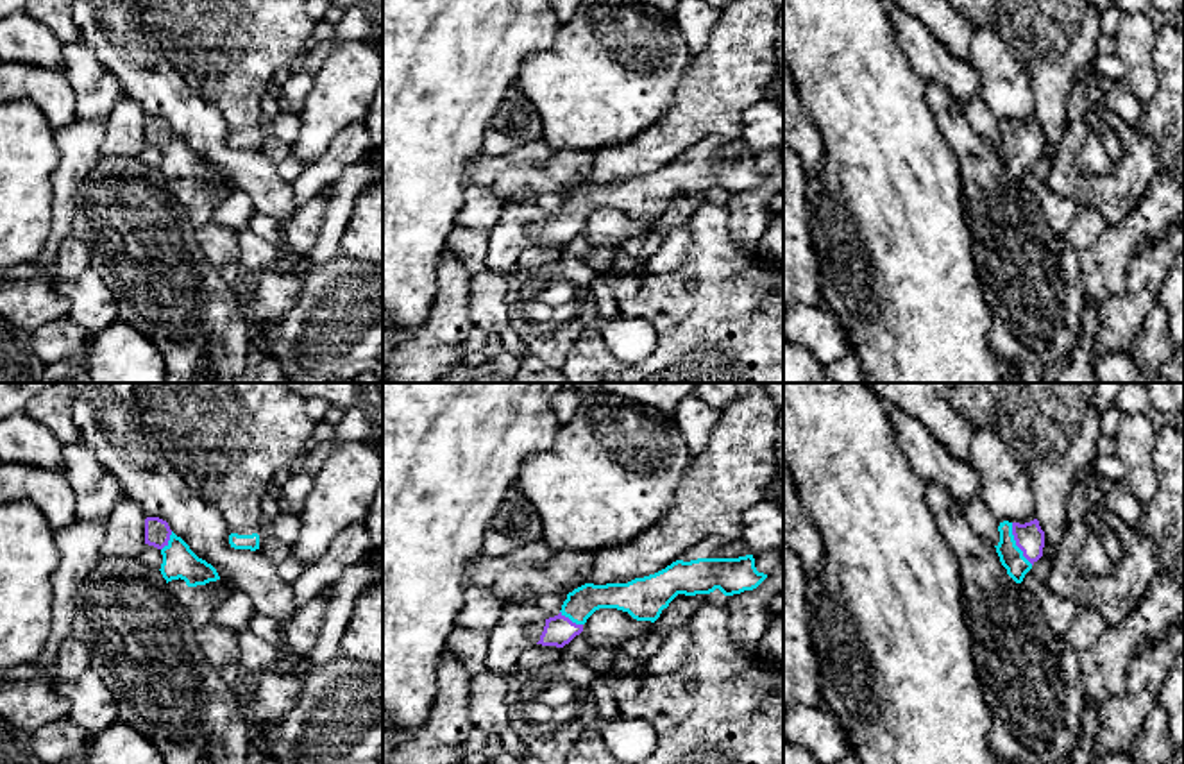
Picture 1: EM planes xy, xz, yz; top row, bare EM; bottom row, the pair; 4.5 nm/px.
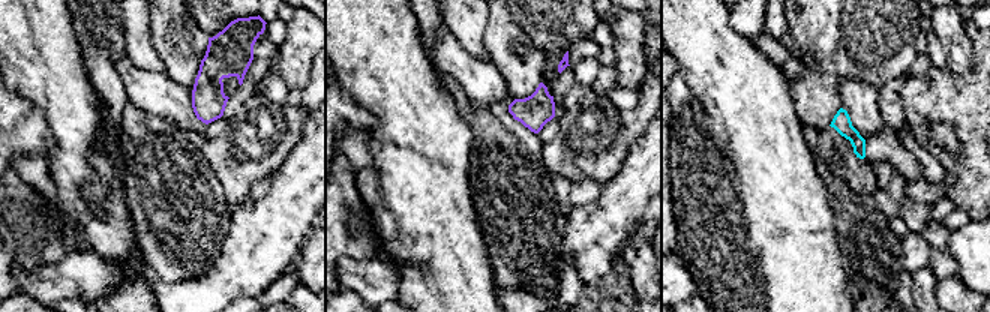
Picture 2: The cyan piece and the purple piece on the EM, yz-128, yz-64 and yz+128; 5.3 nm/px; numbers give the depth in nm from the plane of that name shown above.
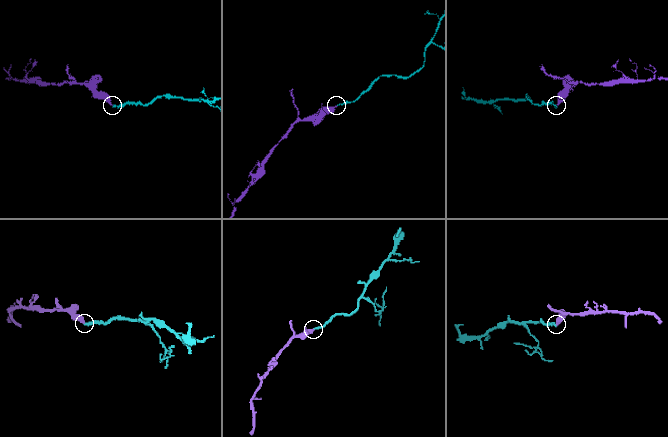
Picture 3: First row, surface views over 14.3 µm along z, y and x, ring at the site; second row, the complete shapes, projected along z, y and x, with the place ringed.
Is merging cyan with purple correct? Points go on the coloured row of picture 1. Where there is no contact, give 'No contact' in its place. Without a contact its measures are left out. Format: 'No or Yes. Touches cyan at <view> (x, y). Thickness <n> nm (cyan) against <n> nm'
Yes. Touches cyan at yz (1014, 544). Thickness 110 nm (cyan) against 130 nm

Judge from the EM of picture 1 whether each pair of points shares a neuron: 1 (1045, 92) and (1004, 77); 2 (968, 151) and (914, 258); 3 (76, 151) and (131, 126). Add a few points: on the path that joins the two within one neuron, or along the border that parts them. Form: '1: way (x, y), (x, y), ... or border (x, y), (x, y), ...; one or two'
1: border (1011, 49), (1029, 74), (1036, 117); two
2: border (941, 133), (955, 156), (961, 204), (966, 213); two
3: border (106, 118), (106, 135), (97, 154); two

